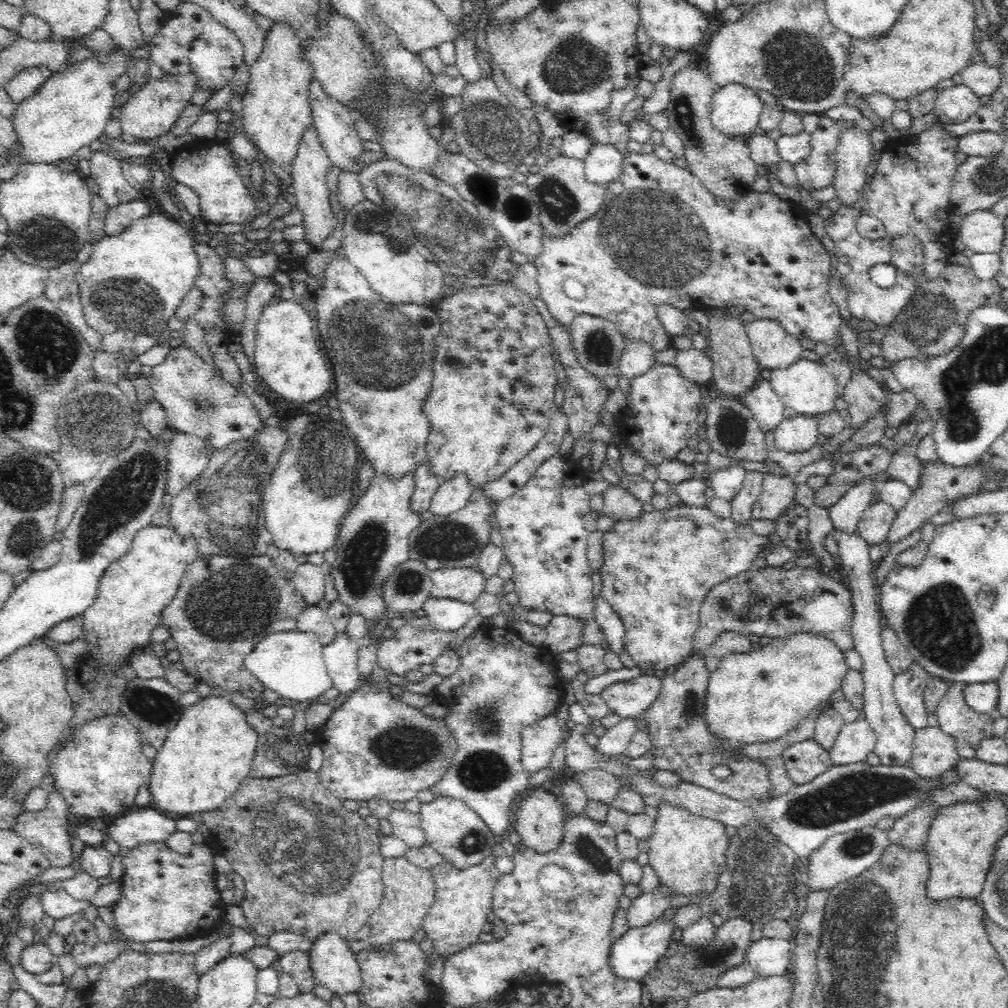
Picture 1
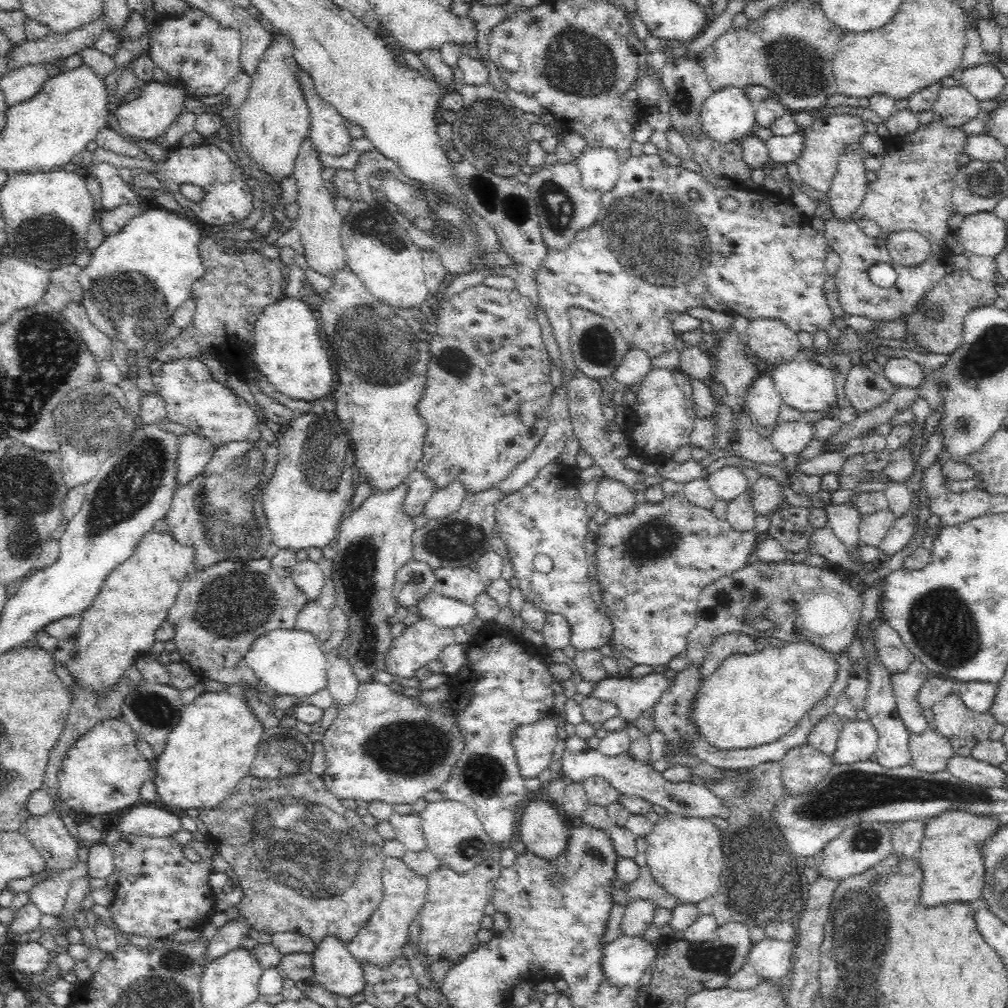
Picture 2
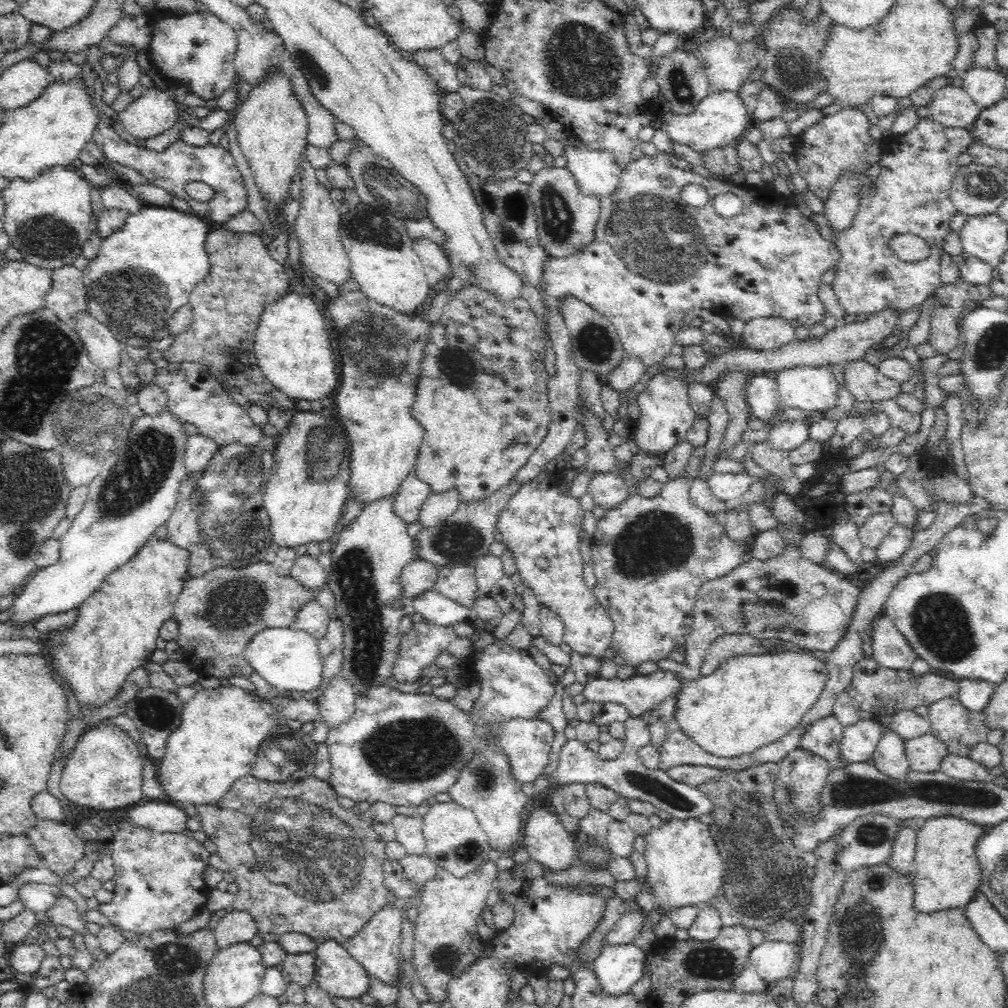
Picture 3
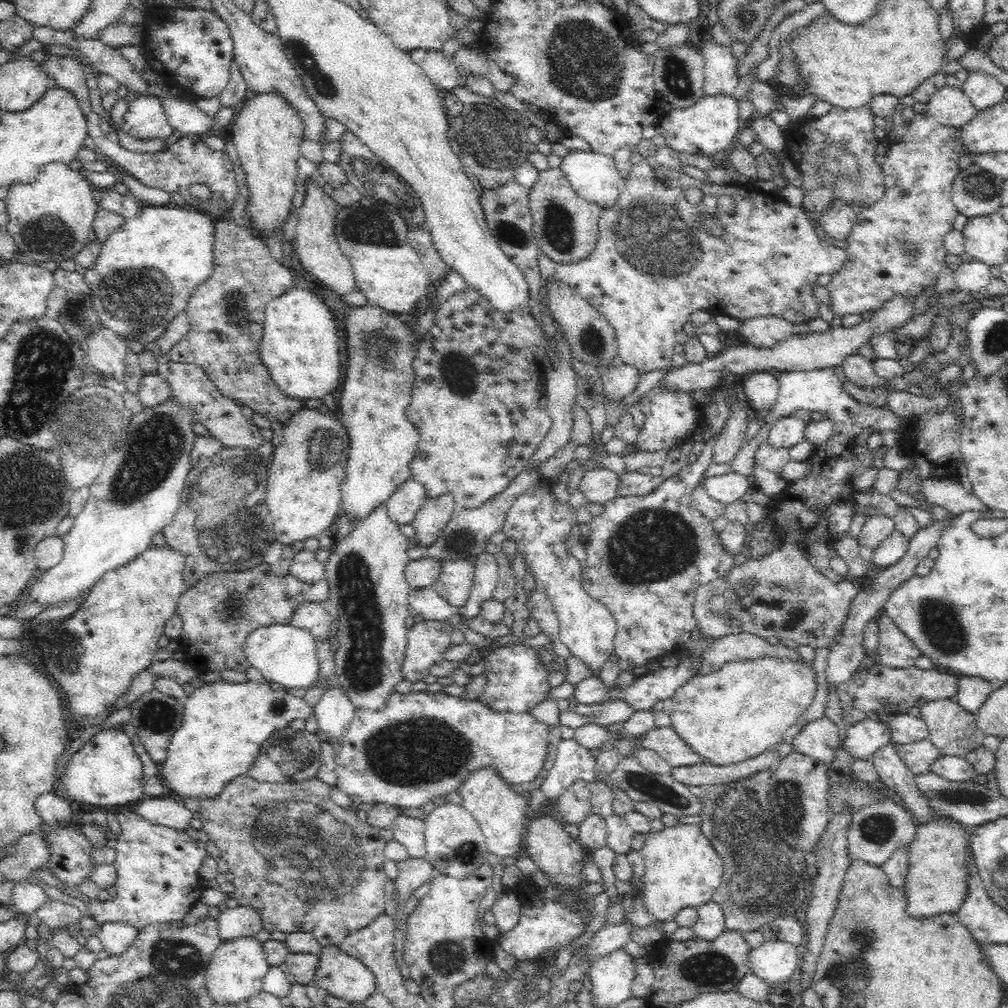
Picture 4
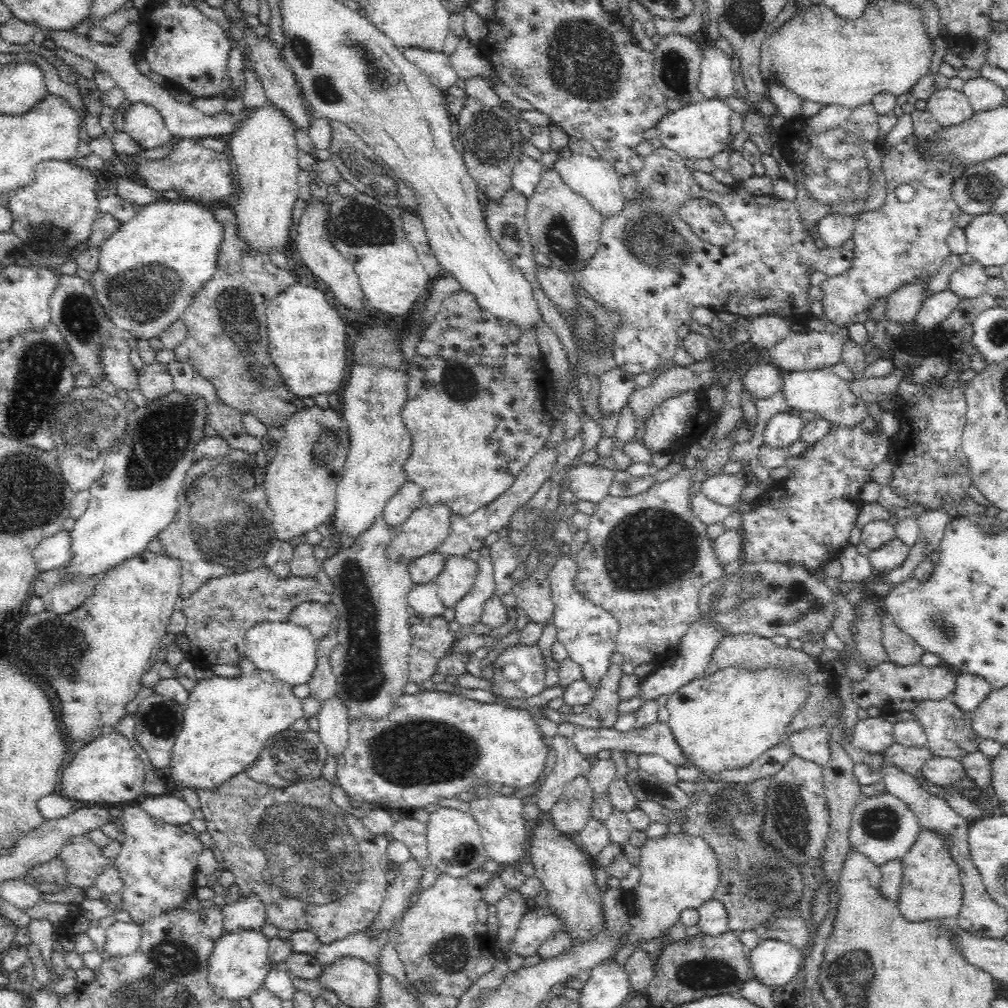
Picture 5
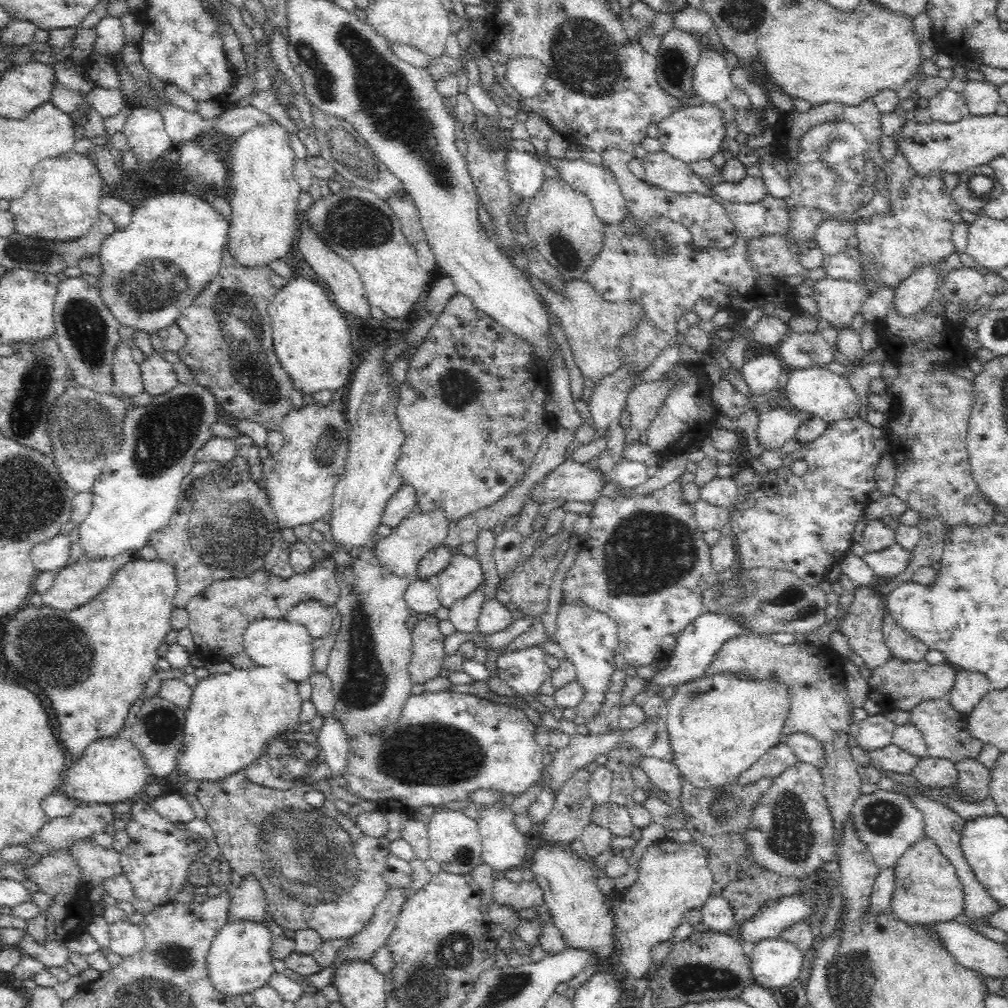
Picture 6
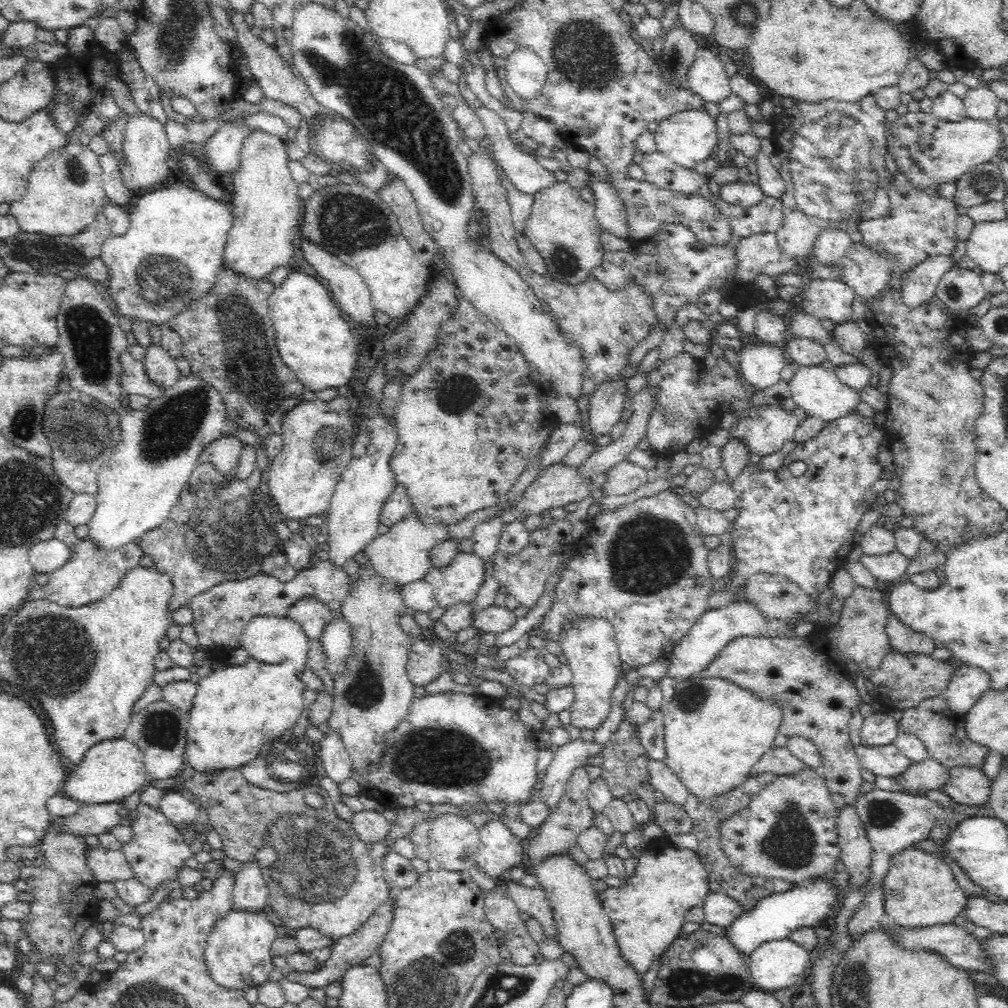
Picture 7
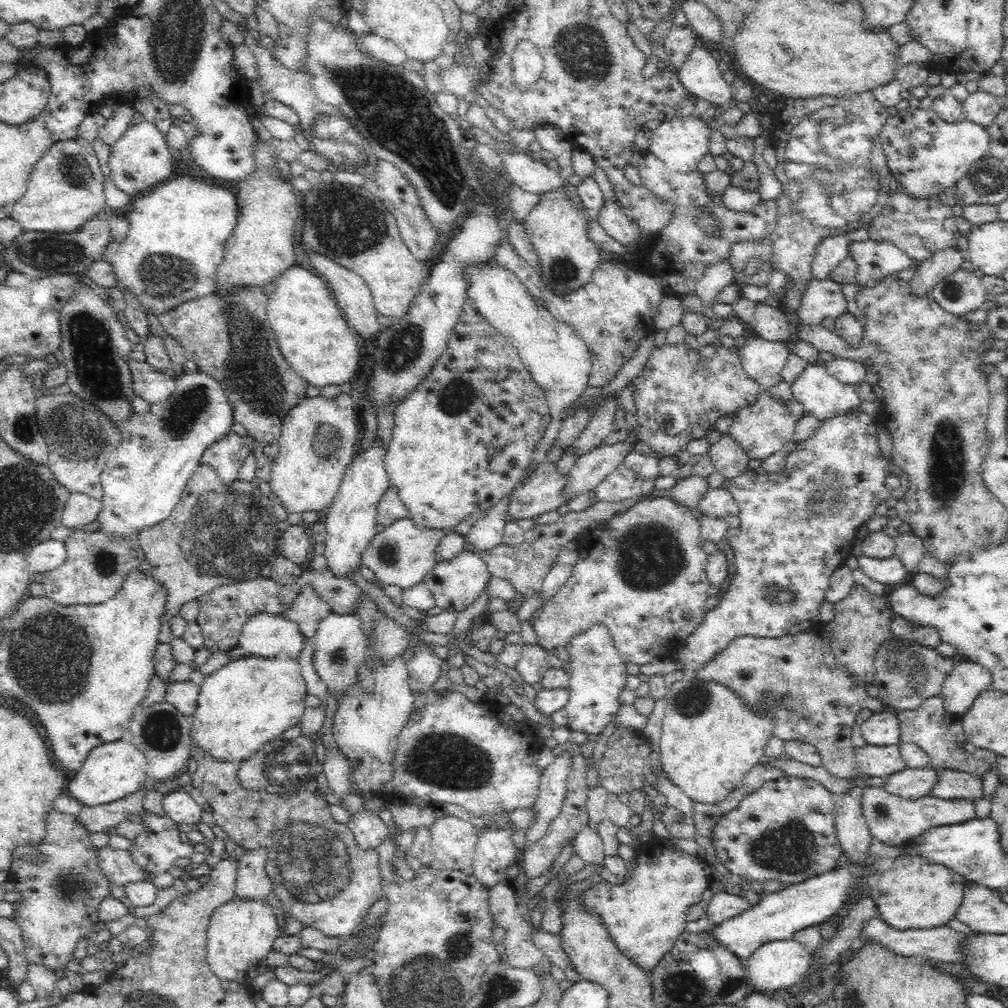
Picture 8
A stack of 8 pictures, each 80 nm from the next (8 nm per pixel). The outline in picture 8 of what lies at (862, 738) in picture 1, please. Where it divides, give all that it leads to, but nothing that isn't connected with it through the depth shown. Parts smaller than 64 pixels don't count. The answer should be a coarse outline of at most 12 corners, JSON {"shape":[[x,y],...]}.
{"shape":[[875,712],[861,724],[866,745],[900,741],[896,713]]}

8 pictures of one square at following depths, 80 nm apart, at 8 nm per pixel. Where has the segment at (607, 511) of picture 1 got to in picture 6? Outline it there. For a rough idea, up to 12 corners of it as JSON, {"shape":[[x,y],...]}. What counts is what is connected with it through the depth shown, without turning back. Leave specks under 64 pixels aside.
{"shape":[[569,458],[531,499],[594,502],[611,475]]}

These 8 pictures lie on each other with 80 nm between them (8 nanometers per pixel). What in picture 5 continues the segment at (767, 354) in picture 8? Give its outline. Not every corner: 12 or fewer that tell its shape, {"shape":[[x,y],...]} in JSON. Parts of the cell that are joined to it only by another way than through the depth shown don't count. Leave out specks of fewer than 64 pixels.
{"shape":[[771,364],[750,366],[743,386],[753,400],[772,398],[783,373]]}

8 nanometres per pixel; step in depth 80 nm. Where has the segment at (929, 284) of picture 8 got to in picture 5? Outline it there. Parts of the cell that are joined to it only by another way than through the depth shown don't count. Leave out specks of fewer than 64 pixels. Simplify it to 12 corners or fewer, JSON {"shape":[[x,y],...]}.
{"shape":[[927,282],[906,284],[887,298],[883,320],[910,324]]}

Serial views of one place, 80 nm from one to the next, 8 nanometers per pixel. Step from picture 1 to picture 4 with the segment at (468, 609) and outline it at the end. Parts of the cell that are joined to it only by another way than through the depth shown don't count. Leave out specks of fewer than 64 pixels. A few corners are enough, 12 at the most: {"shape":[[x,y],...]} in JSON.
{"shape":[[431,587],[410,591],[408,603],[429,621],[449,622],[460,608]]}

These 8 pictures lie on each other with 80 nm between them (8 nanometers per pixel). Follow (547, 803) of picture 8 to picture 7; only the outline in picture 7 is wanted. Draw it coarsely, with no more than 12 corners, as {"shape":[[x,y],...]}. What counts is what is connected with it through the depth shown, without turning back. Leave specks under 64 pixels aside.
{"shape":[[572,740],[558,747],[540,797],[554,810],[576,768],[605,746]]}

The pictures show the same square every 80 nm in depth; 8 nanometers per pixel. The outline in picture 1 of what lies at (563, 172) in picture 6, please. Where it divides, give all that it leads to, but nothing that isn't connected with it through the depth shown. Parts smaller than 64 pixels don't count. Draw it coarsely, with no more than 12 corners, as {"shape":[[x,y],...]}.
{"shape":[[592,144],[587,180],[609,187],[625,156],[610,144]]}

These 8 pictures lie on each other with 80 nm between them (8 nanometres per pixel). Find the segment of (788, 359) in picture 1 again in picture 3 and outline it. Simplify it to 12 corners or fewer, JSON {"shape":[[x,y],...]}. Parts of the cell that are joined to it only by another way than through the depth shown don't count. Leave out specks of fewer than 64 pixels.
{"shape":[[780,317],[746,323],[742,345],[758,352],[794,342],[795,329]]}

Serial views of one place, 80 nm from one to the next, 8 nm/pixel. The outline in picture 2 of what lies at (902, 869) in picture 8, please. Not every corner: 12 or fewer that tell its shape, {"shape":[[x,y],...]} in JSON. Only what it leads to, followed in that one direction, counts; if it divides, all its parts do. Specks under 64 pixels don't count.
{"shape":[[997,813],[928,818],[918,858],[926,908],[982,896]]}

